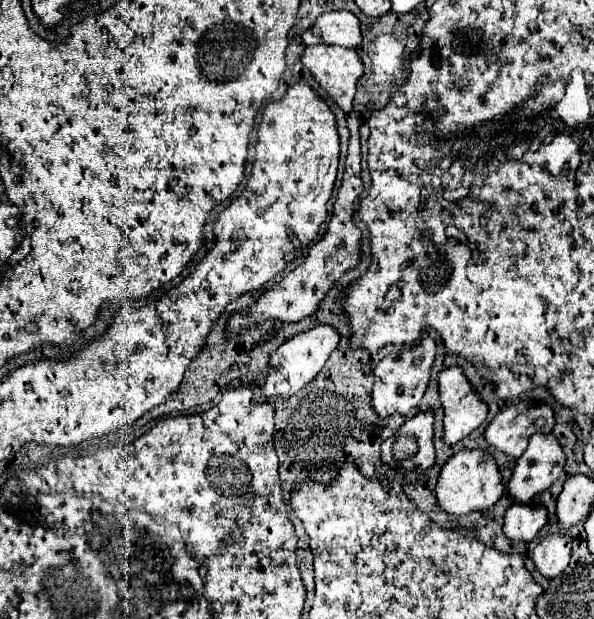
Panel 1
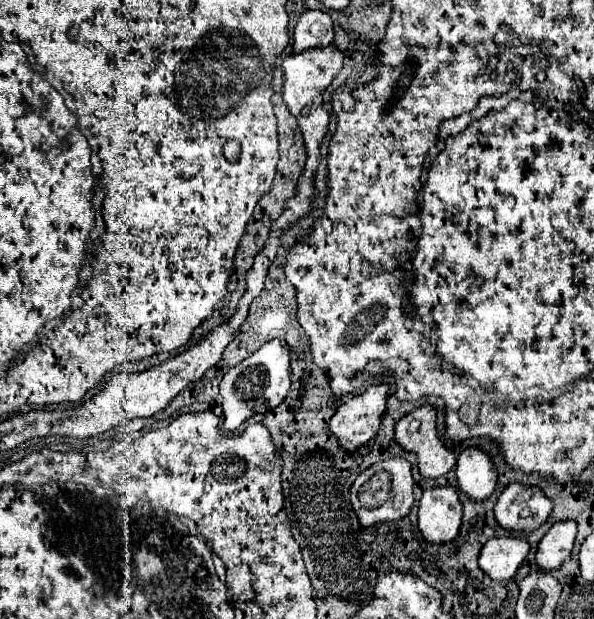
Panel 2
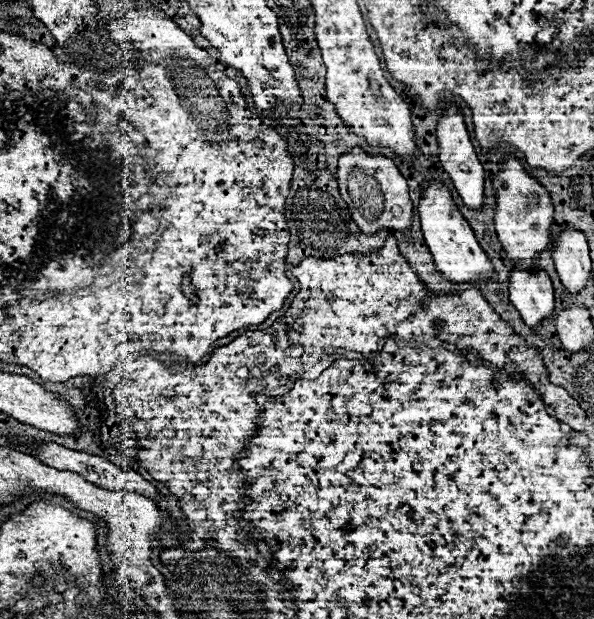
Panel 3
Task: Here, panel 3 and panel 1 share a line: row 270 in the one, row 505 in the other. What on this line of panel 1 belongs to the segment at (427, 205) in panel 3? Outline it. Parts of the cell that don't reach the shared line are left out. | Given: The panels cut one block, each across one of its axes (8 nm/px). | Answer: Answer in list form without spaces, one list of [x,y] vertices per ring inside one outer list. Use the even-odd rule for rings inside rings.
[[[480,448],[456,452],[442,466],[438,486],[436,486],[438,506],[444,512],[454,514],[454,516],[464,516],[464,514],[470,514],[470,512],[490,510],[500,500],[502,494],[504,494],[504,484],[502,484],[498,464],[488,450],[480,450]]]

